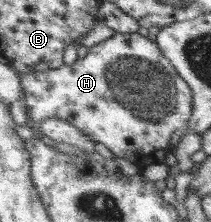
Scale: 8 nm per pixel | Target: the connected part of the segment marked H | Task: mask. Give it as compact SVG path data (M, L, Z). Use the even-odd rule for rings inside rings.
M117 33L111 39L88 49L83 58L58 69L21 74L26 90L26 111L40 124L48 118L60 118L75 125L95 142L103 143L116 158L125 159L141 169L165 163L170 139L181 128L188 128L194 111L194 93L188 82L154 40L140 33Z

